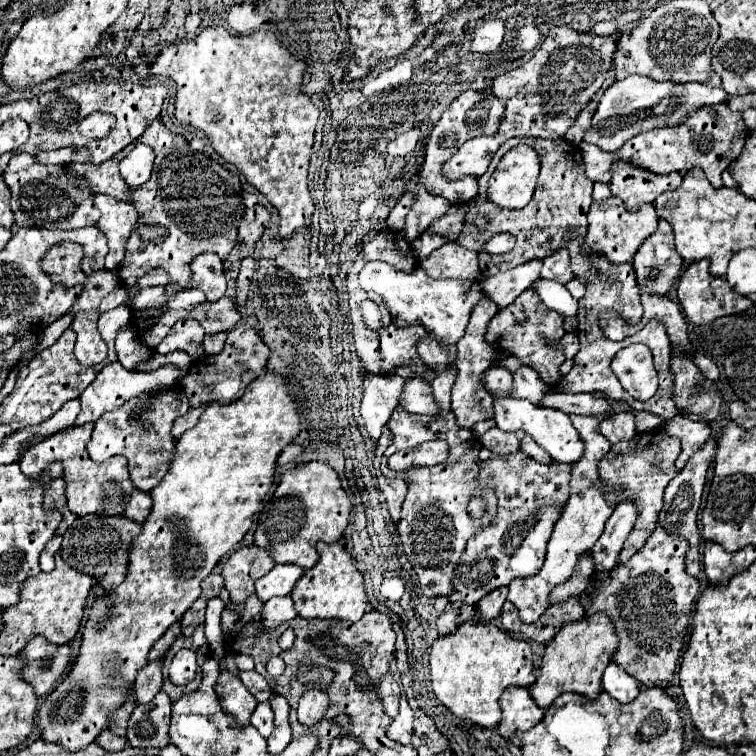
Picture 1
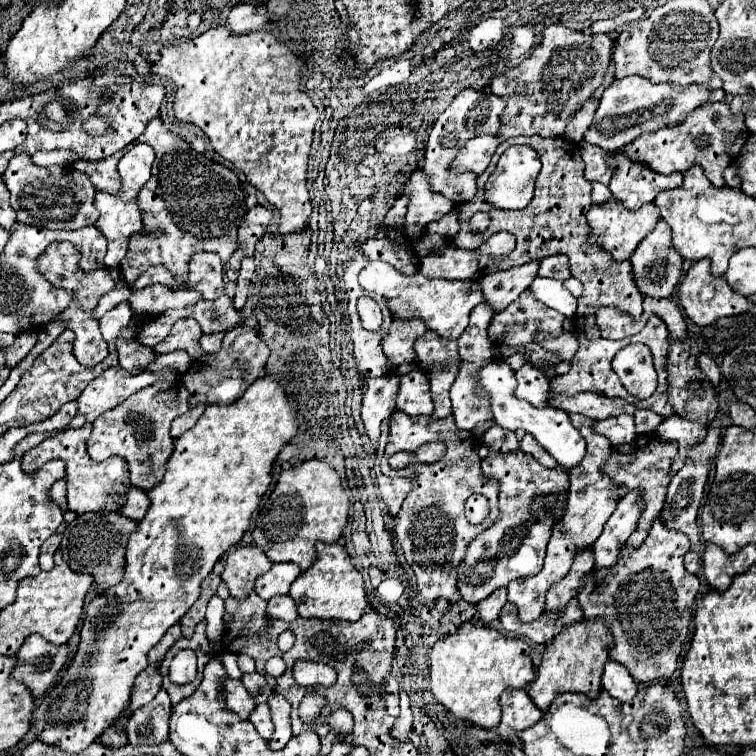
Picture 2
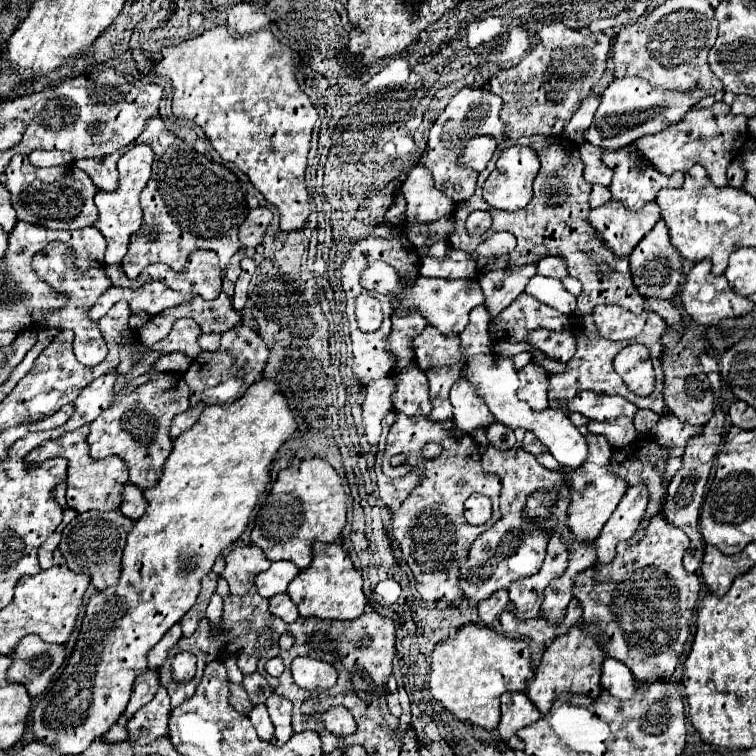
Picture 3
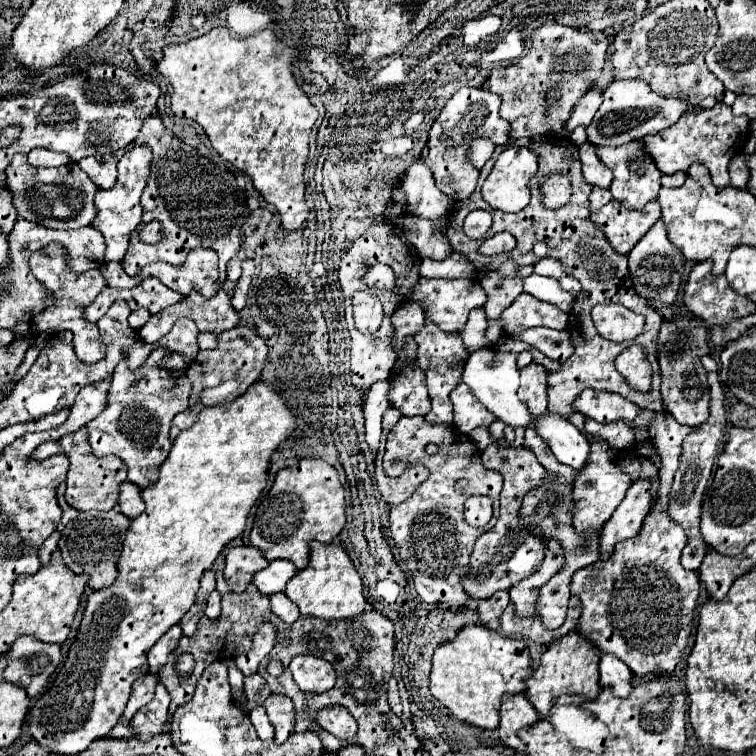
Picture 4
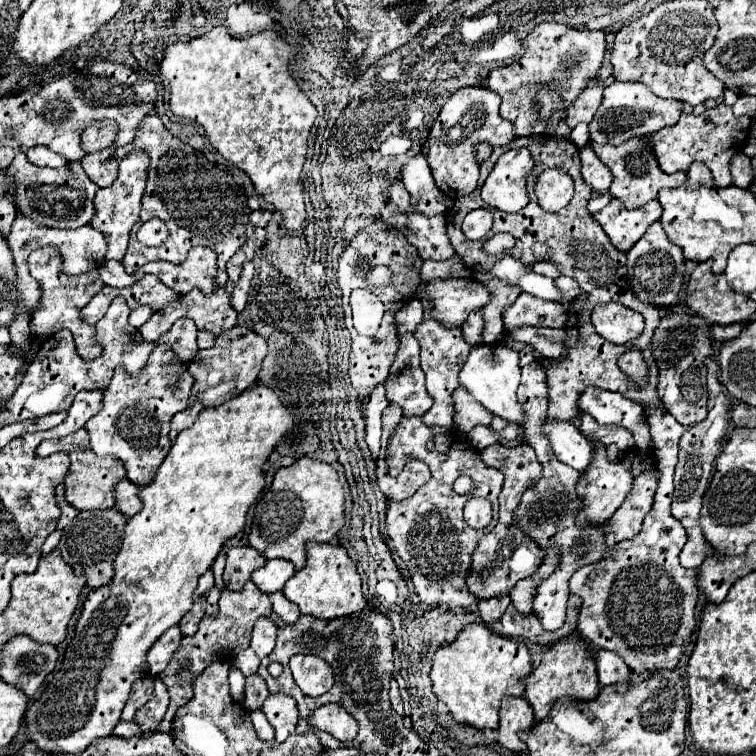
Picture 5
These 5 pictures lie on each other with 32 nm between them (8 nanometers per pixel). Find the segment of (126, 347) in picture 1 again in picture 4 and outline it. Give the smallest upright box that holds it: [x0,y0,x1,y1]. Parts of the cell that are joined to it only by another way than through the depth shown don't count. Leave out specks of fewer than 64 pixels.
[86,348,190,488]

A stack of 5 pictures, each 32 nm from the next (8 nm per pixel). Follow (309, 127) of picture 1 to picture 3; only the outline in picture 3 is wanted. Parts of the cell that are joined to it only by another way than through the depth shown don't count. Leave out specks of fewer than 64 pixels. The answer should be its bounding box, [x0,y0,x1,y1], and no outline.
[154,26,318,232]

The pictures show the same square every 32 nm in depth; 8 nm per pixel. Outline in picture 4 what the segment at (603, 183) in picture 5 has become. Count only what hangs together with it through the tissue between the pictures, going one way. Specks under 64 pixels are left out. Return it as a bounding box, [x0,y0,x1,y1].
[580,142,612,189]

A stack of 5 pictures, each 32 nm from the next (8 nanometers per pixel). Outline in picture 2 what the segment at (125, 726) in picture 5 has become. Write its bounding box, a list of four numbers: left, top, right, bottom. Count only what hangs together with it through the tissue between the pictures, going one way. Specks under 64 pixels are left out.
[100,726,126,746]

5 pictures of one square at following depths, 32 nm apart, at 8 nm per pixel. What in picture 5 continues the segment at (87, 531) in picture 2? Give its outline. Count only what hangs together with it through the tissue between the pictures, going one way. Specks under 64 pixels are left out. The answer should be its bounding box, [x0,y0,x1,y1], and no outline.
[58,508,126,588]

